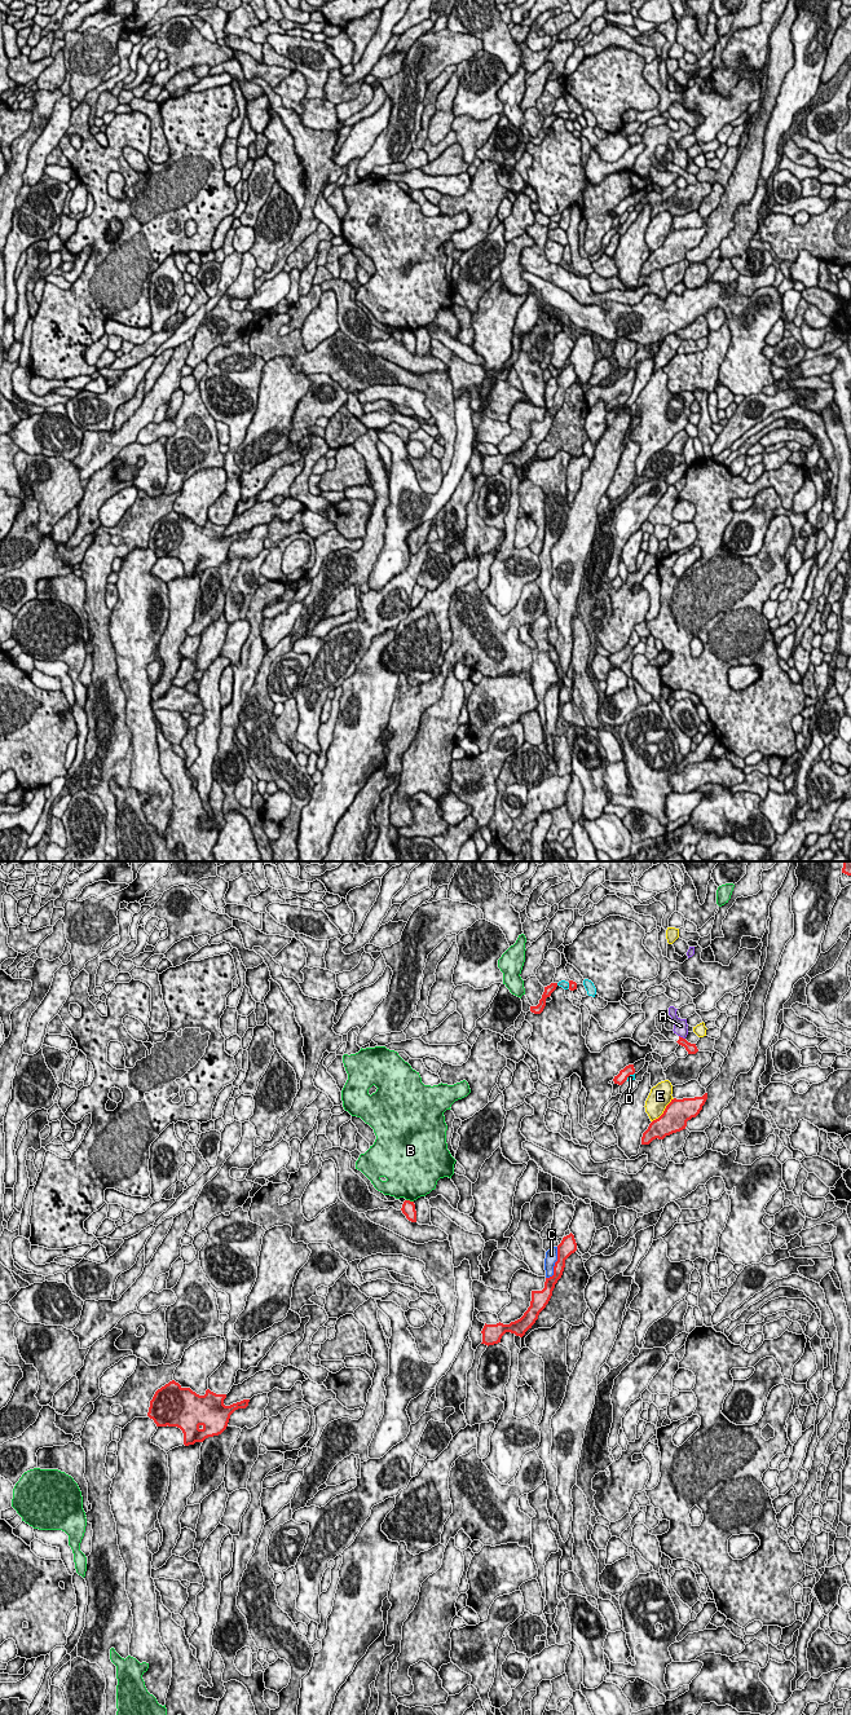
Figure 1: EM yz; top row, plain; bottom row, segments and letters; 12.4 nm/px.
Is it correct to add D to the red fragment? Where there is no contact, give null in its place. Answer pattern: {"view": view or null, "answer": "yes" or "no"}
{"view": "yz", "answer": "no"}

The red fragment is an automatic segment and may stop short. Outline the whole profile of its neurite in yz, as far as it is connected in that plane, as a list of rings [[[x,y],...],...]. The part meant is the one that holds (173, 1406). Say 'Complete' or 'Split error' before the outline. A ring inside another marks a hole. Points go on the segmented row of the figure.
Complete. [[[172,1380],[155,1392],[147,1416],[156,1427],[180,1428],[184,1433],[184,1445],[189,1446],[221,1434],[230,1415],[238,1408],[246,1408],[250,1402],[243,1399],[225,1406],[225,1398],[226,1394],[216,1394],[210,1389],[204,1396],[199,1396]]]

